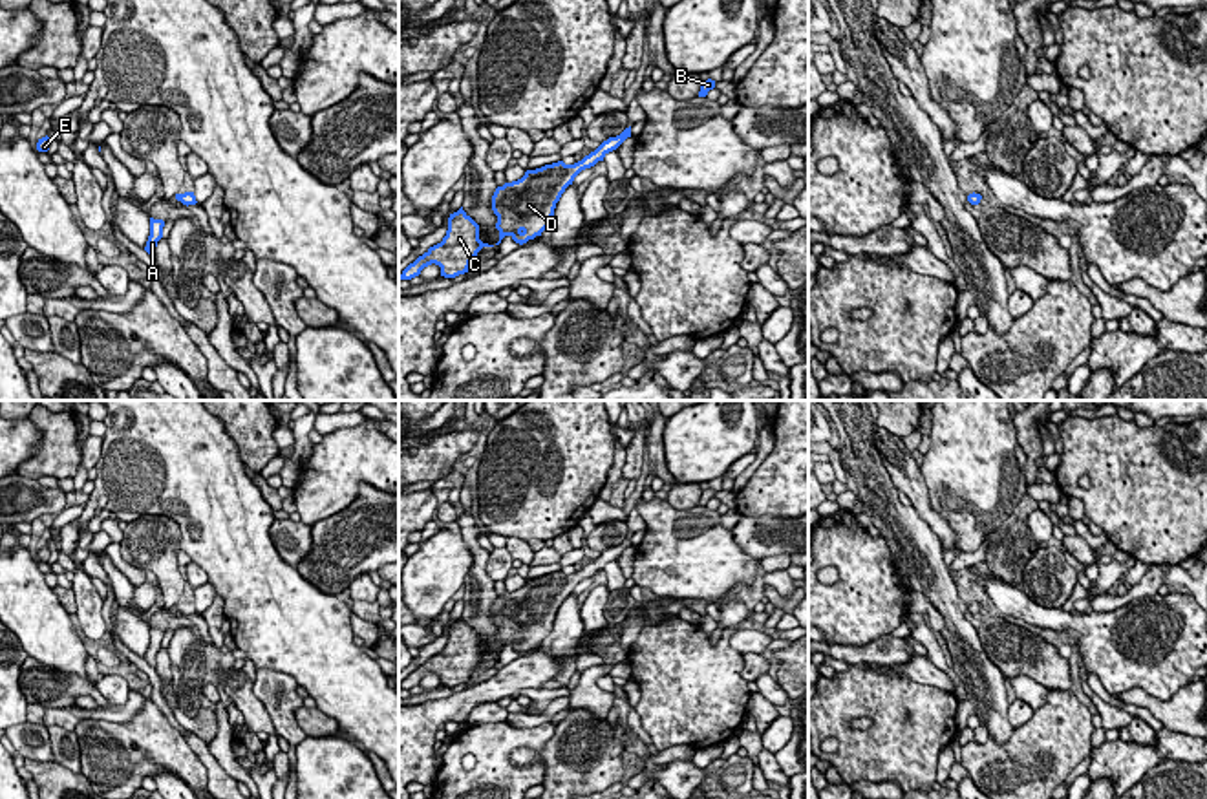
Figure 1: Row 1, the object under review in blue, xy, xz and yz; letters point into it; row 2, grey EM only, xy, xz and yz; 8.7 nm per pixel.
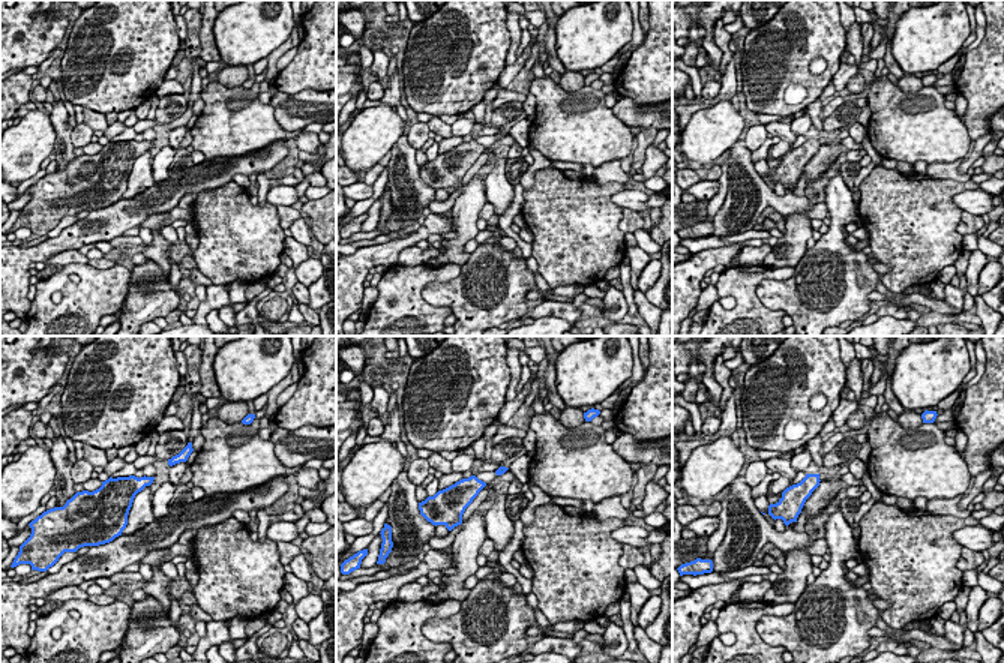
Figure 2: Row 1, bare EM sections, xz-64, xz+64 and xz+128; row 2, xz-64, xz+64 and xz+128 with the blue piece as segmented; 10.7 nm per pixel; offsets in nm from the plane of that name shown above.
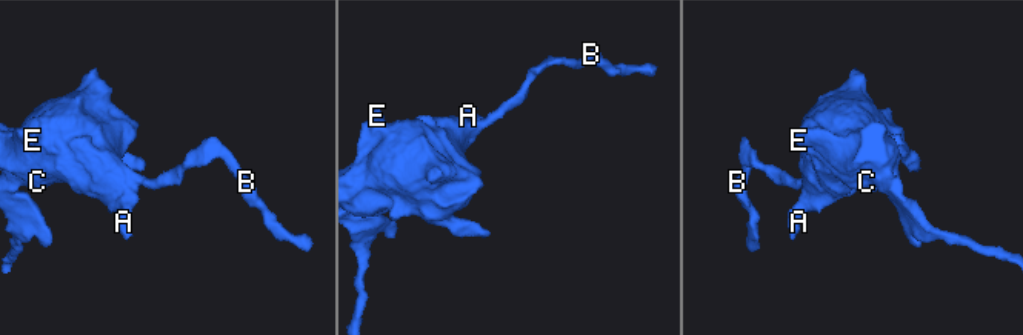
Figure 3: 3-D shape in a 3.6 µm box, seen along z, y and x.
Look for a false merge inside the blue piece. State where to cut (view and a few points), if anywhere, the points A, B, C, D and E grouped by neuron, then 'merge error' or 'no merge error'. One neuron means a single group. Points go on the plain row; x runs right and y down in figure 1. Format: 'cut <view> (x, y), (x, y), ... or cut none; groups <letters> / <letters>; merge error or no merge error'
cut none; groups A B C D E; no merge error

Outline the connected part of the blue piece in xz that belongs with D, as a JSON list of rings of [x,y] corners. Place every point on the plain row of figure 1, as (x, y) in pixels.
[[[631,536],[620,545],[604,550],[594,561],[574,574],[558,570],[527,580],[521,589],[497,596],[492,605],[492,620],[497,625],[496,638],[499,640],[499,651],[496,655],[505,645],[510,645],[519,655],[541,645],[552,631],[556,613],[565,598],[572,594],[574,587],[582,580],[604,570],[627,547],[631,547]]]

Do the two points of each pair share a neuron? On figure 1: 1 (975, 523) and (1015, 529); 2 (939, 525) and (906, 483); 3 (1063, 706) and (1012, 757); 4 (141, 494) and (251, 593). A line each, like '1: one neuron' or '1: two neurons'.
1: two neurons
2: one neuron
3: one neuron
4: one neuron

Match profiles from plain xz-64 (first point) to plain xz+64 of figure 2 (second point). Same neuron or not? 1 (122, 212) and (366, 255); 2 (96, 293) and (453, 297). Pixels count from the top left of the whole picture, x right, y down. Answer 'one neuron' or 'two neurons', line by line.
1: one neuron
2: two neurons

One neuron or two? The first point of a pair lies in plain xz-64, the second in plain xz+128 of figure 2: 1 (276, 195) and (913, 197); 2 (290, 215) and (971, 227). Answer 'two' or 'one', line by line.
1: two
2: one

